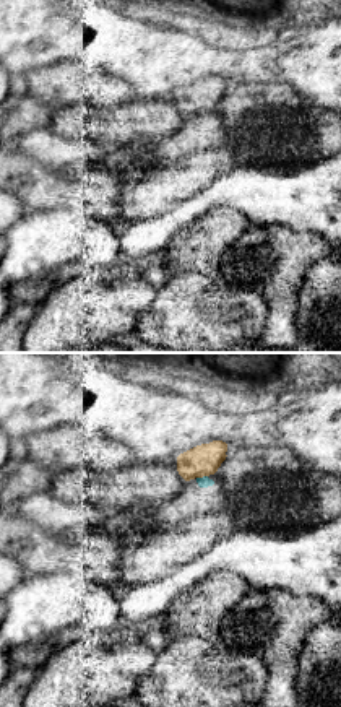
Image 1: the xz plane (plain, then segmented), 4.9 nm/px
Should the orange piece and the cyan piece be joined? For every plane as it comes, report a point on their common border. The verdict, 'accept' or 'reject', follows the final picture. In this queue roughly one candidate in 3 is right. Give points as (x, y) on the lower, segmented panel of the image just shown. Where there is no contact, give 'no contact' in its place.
(202, 477)

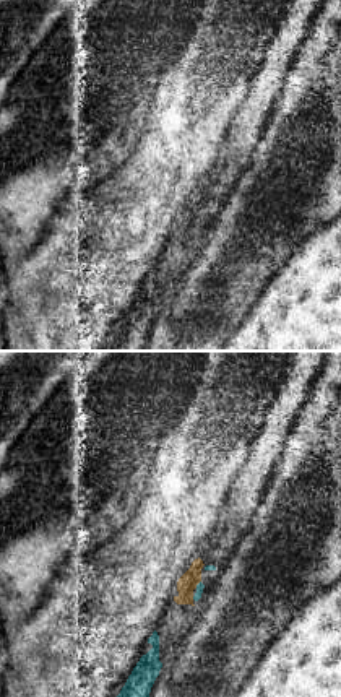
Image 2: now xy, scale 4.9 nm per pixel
(198, 582)

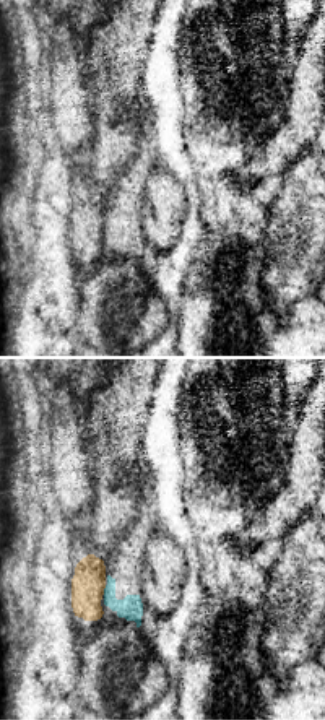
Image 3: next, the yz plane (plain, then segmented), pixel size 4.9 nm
(103, 590)

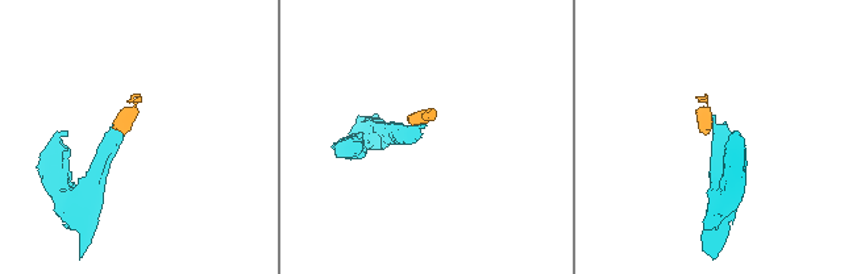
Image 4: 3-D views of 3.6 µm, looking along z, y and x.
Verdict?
reject

